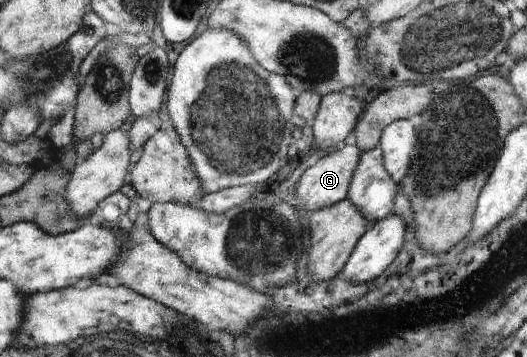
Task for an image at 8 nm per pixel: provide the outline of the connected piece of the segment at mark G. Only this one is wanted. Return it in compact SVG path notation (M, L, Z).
M346 145L329 153L320 154L317 163L308 167L301 176L296 187L296 196L303 210L309 210L310 213L329 207L348 197L350 193L350 184L353 183L353 177L361 162L361 149L356 145Z

